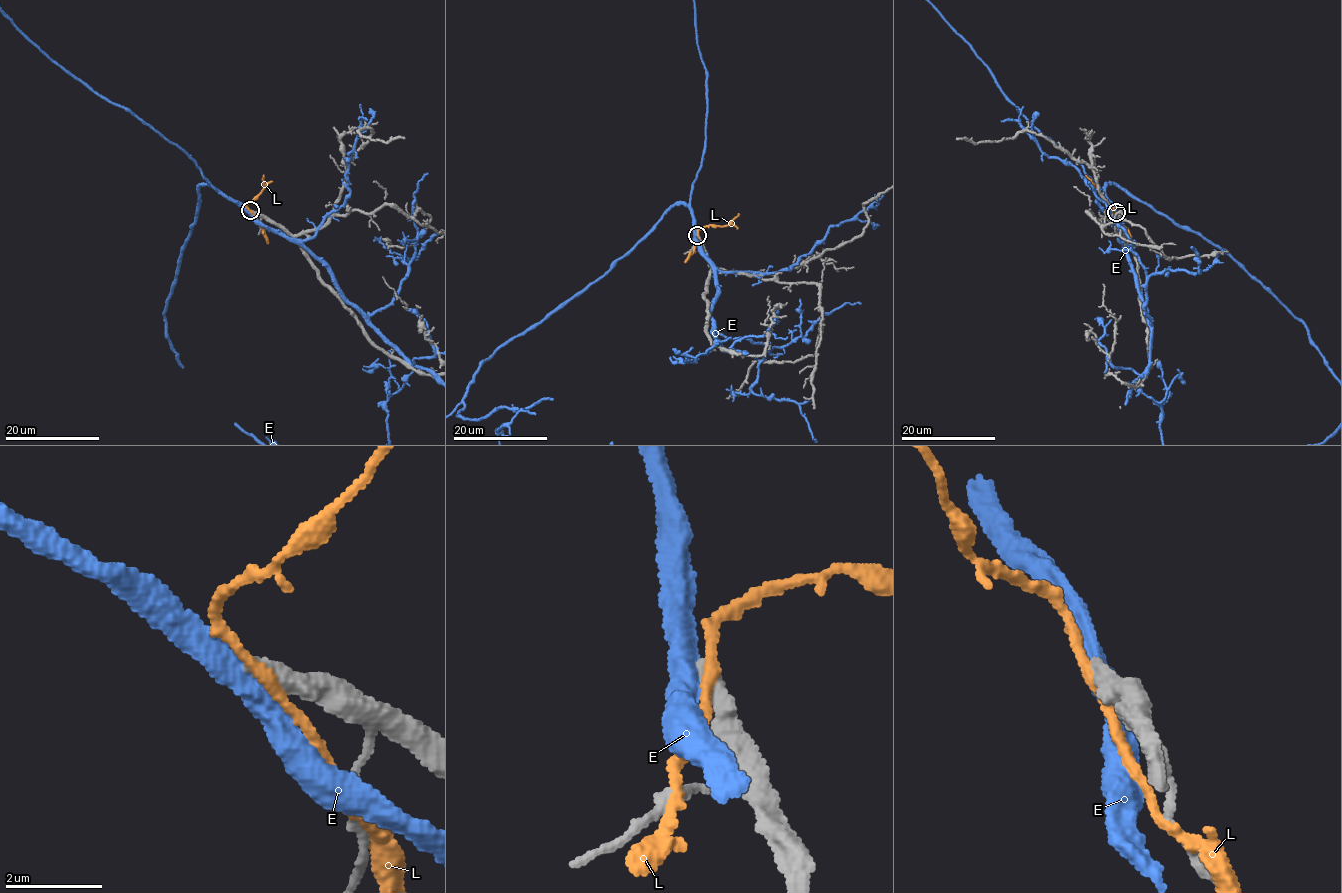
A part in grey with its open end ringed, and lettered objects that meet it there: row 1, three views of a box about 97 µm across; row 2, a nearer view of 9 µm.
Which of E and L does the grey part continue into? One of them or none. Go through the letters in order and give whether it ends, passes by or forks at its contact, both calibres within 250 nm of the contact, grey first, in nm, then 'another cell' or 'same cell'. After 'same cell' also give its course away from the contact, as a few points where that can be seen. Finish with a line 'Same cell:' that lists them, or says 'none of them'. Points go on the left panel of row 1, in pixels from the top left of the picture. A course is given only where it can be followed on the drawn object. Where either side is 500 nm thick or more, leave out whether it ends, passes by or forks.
E: it passes by | 440/440 nm | another cell
L: it passes by | 480/190 nm | another cell
Same cell: none of them

